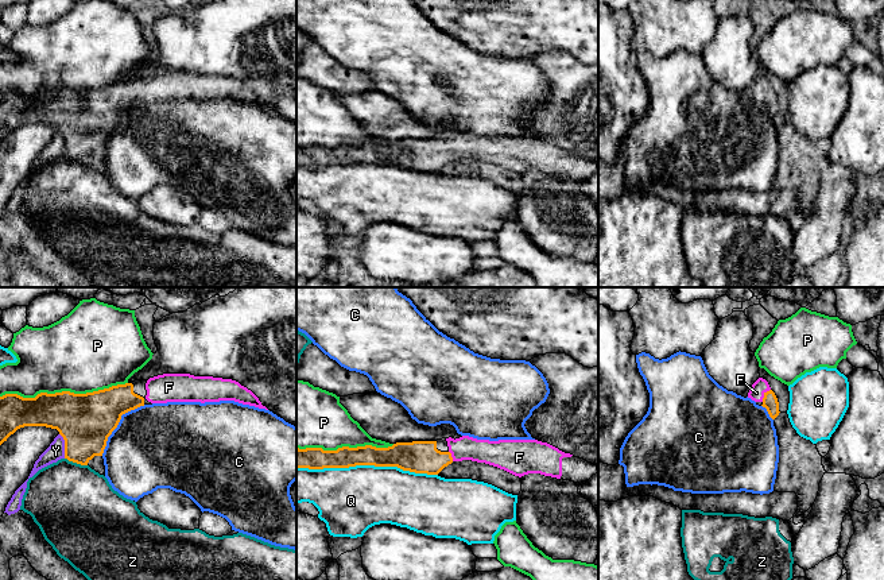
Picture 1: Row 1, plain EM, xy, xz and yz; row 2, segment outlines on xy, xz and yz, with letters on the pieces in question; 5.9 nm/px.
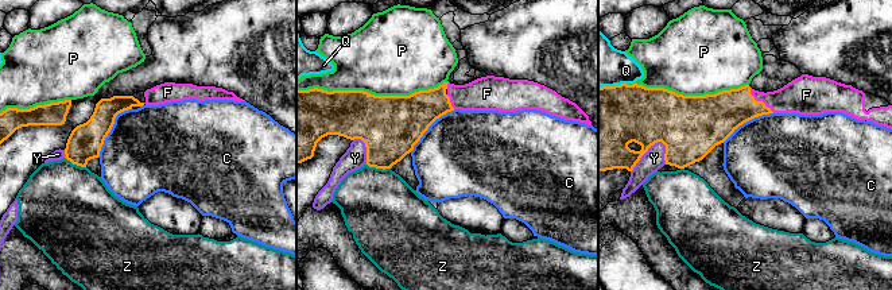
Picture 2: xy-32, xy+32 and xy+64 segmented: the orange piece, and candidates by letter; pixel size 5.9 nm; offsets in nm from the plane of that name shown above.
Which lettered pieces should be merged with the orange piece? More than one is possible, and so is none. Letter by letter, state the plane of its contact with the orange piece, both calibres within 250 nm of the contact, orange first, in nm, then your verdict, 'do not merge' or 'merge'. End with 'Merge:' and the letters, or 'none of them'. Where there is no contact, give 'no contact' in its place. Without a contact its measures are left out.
C: meets orange in xy; 340 nm thick on the orange side, 500 nm on the other; do not merge
F: meets orange in yz; 90 nm thick on the orange side, 90 nm on the other; merge
P: meets orange in xy; 340 nm thick on the orange side, 460 nm on the other; do not merge
Q: meets orange in xz; 170 nm thick on the orange side, 400 nm on the other; do not merge
Y: meets orange in xy; 340 nm thick on the orange side, 100 nm on the other; do not merge
Z: meets orange in xy; 340 nm thick on the orange side, 480 nm on the other; do not merge
Merge: F

